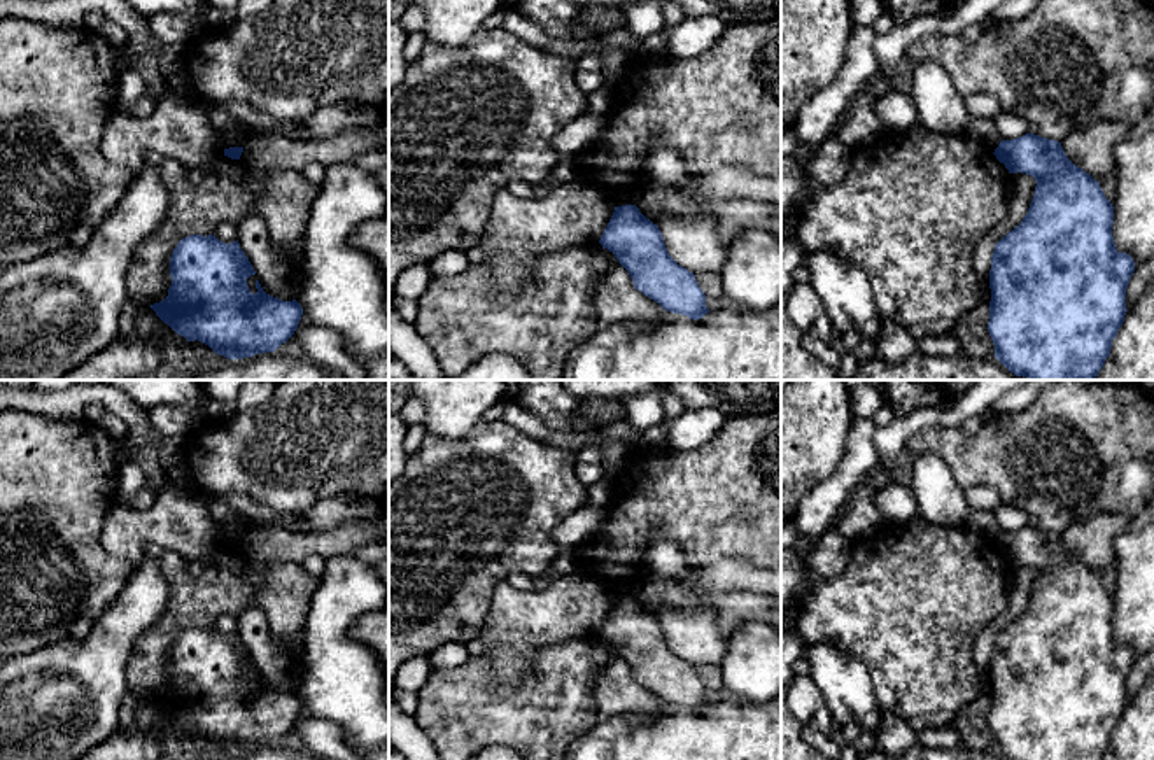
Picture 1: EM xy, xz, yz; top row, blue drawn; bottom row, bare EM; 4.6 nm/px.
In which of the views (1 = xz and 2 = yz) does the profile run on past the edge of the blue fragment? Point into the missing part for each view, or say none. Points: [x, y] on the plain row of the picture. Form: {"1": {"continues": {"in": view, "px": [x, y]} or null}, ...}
{"1": {"continues": null}, "2": {"continues": null}}

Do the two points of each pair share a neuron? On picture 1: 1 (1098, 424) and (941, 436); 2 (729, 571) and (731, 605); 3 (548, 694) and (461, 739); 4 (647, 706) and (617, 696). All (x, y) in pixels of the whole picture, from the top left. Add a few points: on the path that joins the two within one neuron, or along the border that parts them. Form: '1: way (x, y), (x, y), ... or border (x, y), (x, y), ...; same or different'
1: way (1060, 445), (979, 445); same
2: border (689, 592), (753, 591), (762, 596); different
3: way (527, 715), (522, 720), (482, 720); same
4: way (640, 704), (624, 696); same

